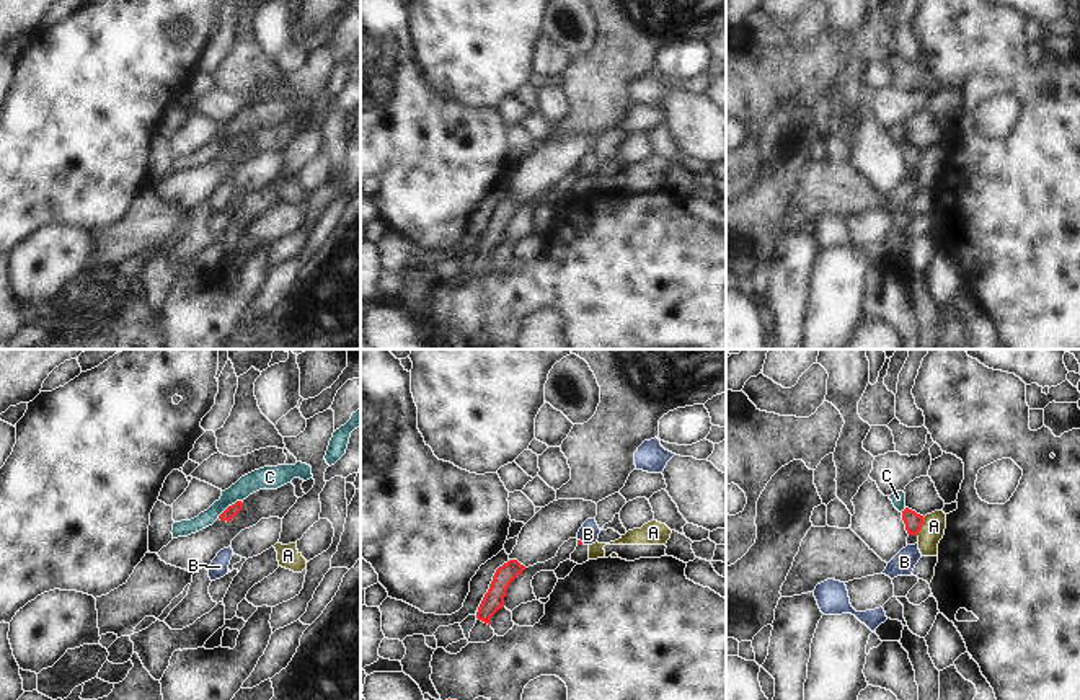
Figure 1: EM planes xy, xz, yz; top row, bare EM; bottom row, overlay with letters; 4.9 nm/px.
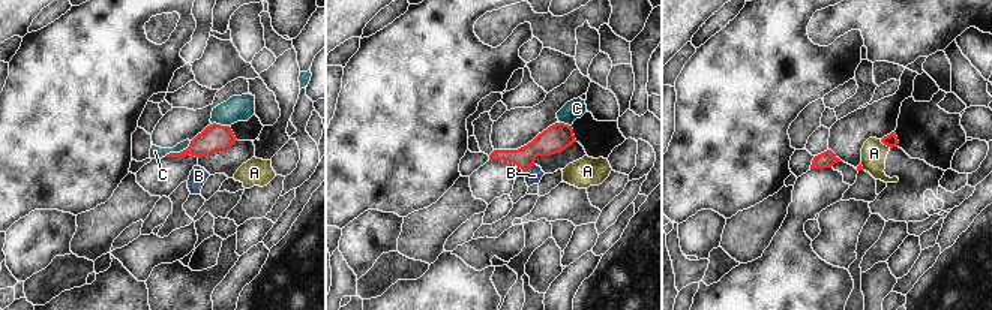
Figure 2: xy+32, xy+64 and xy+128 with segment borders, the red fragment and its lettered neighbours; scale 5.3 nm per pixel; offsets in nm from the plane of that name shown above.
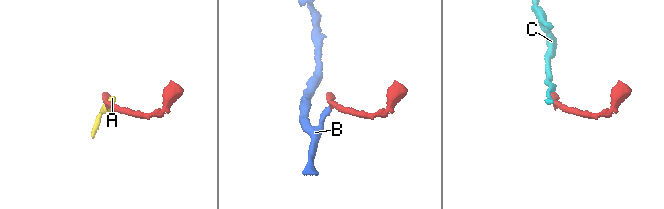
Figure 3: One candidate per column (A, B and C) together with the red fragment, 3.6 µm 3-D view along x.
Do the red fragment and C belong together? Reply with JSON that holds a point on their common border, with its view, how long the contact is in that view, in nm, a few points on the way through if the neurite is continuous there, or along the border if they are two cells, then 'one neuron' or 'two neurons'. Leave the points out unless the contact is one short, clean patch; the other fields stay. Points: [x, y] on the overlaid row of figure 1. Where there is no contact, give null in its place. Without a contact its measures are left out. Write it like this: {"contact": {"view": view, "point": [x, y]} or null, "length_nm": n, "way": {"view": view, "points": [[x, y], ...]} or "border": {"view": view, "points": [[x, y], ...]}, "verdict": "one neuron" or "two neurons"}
{"contact": {"view": "xy", "point": [229, 506]}, "length_nm": 150, "border": {"view": "xy", "points": [[240, 500], [232, 503], [217, 518]]}, "verdict": "two neurons"}

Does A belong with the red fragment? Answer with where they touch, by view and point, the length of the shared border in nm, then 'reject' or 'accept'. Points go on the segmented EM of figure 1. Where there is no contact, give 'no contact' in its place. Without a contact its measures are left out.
yz (920, 526) | 100 nm | reject

